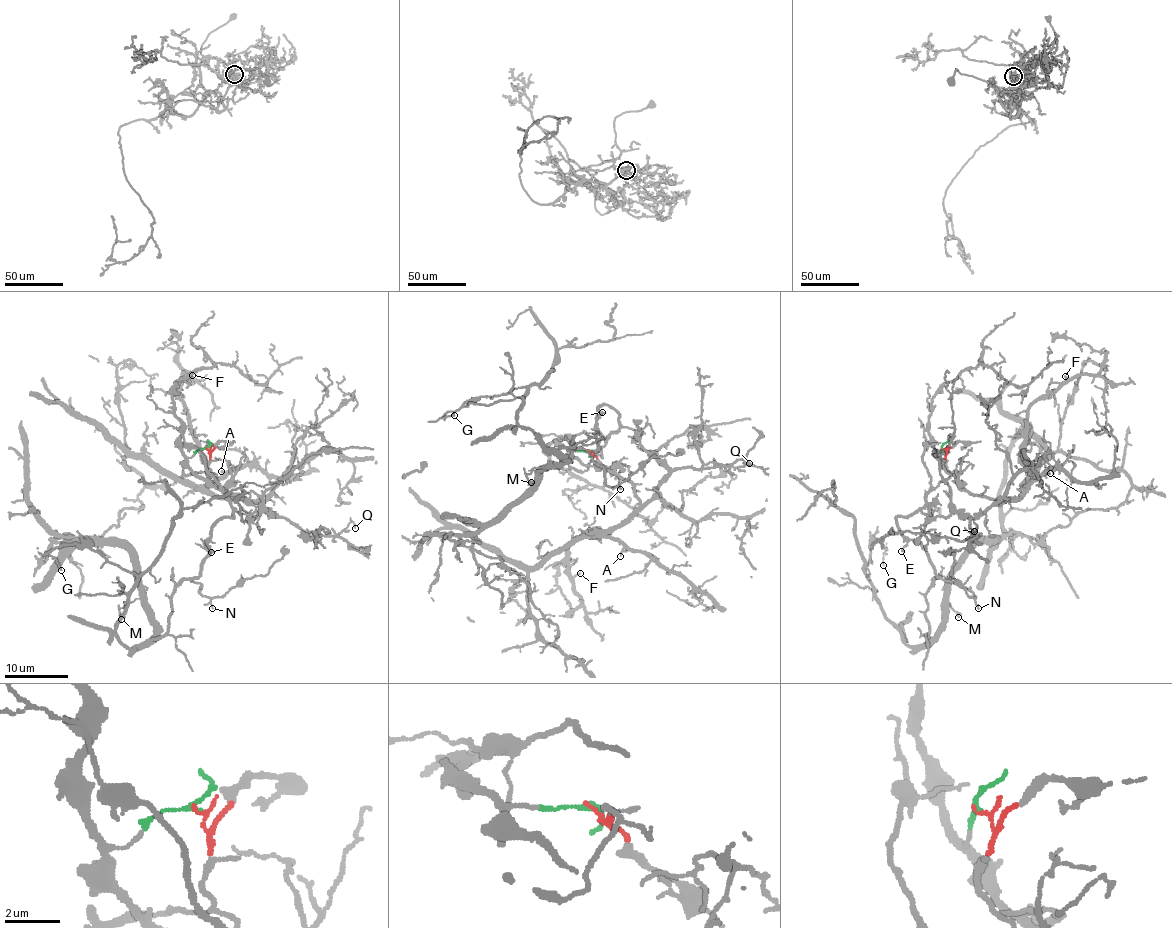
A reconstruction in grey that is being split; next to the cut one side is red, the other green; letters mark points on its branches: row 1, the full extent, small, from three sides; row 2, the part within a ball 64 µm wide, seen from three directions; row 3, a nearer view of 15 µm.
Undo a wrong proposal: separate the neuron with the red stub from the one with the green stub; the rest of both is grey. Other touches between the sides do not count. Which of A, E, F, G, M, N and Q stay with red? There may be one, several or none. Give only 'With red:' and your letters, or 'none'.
With red: E, G, M, N

